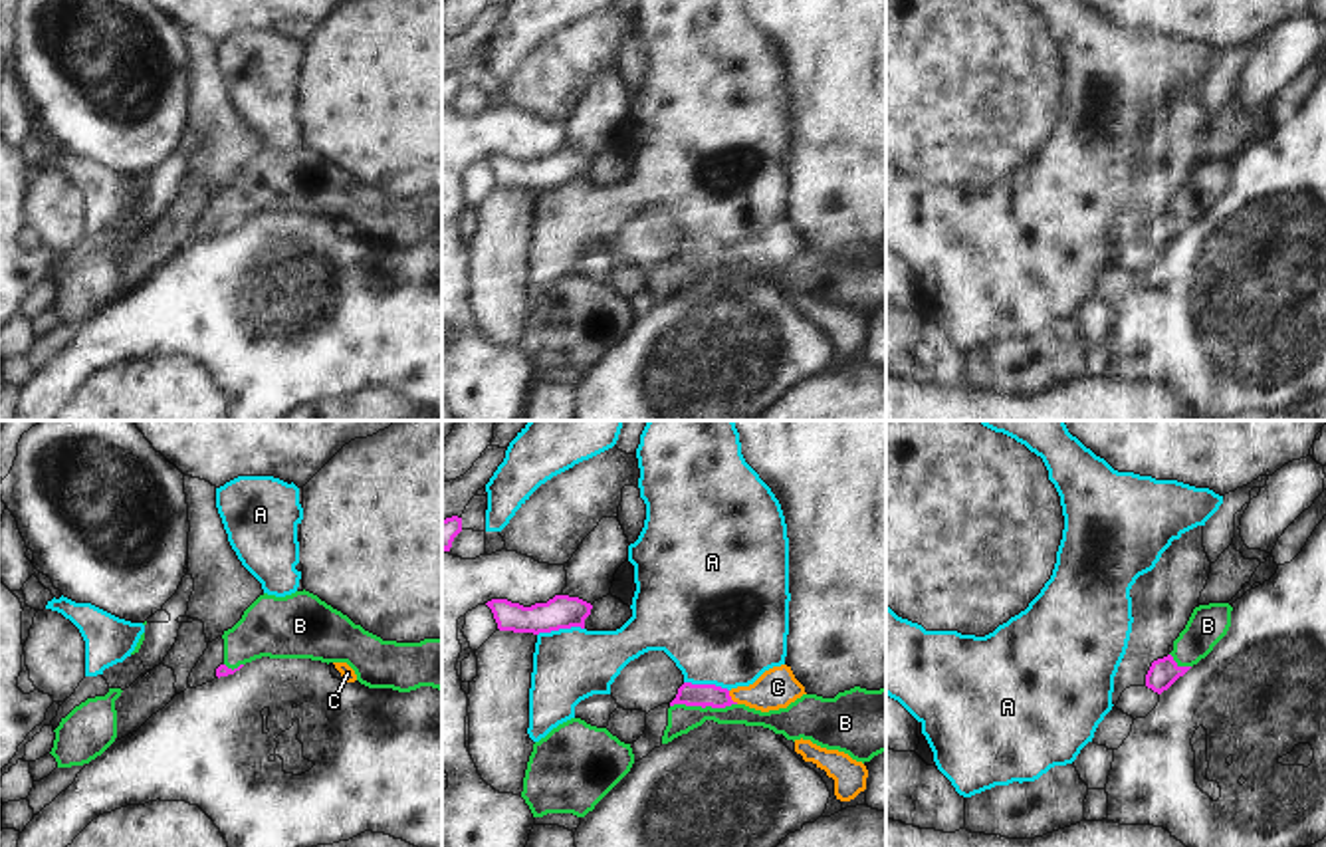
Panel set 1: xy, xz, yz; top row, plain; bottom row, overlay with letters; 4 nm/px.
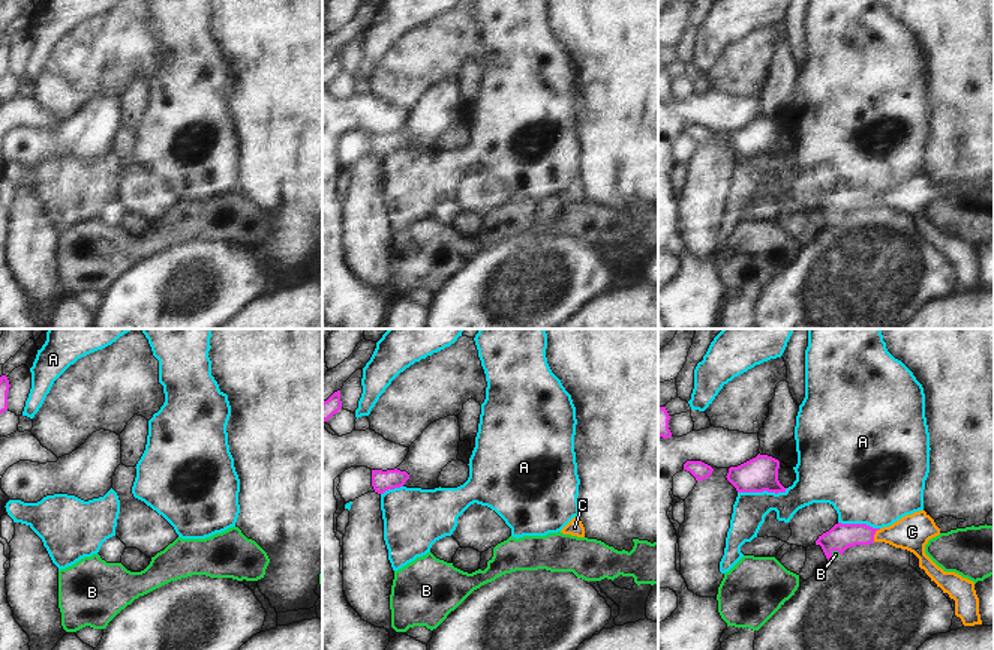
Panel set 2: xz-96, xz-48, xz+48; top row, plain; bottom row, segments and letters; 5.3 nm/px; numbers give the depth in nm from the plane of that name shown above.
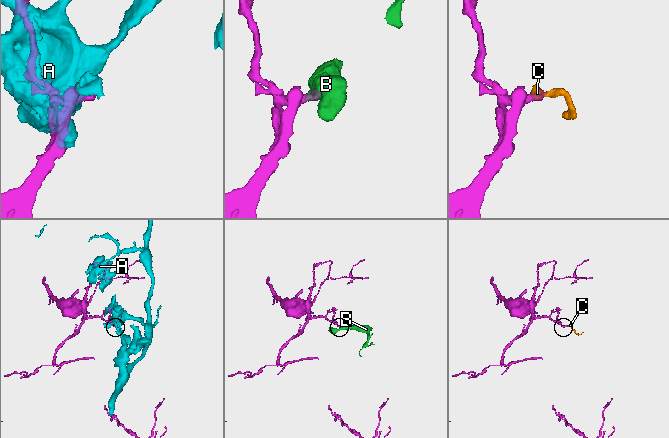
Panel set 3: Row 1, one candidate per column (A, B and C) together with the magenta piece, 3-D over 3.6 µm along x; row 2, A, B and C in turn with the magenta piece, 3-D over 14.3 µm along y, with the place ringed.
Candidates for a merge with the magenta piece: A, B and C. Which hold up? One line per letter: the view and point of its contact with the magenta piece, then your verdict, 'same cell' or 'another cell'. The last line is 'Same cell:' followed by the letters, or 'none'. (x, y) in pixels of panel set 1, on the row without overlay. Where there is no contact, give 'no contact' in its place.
A: xz (559, 183) | another cell
B: xz (702, 262) | another cell
C: xz (730, 254) | same cell
Same cell: C

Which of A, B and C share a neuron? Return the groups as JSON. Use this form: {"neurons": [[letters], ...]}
{"neurons": [["A"], ["B"], ["C"]]}

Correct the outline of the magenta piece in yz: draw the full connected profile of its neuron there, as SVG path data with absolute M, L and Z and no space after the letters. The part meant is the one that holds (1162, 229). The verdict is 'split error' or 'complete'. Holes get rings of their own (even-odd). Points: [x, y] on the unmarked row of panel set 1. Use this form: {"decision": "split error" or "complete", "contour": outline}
{"decision": "complete", "contour": "M1171 210L1152 218L1146 230L1146 242L1161 250L1167 246L1179 232L1183 232L1191 222L1179 222Z"}

